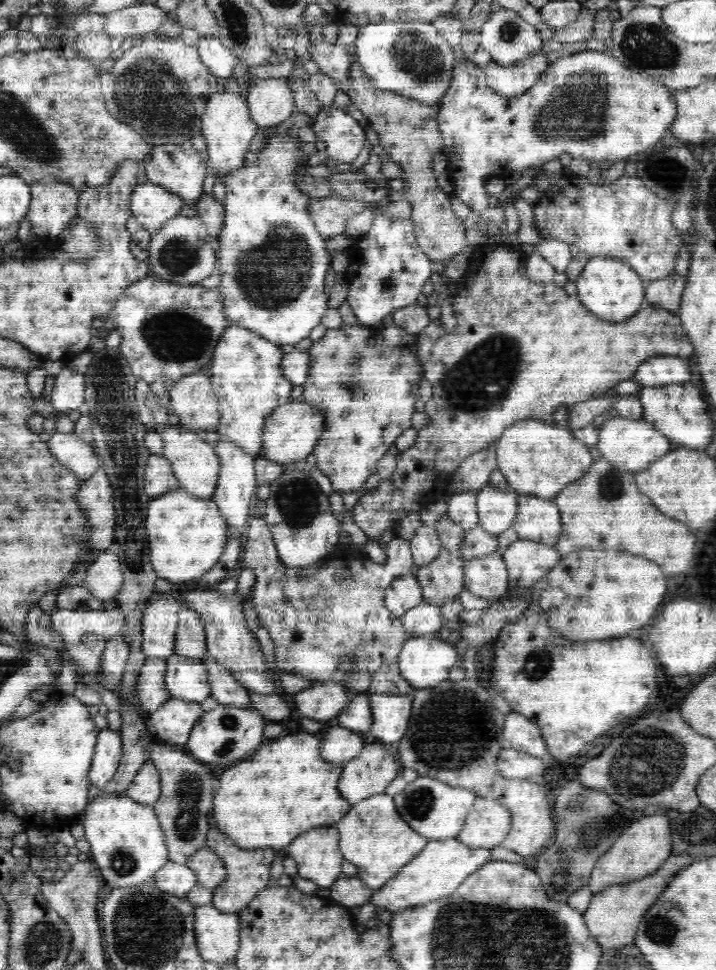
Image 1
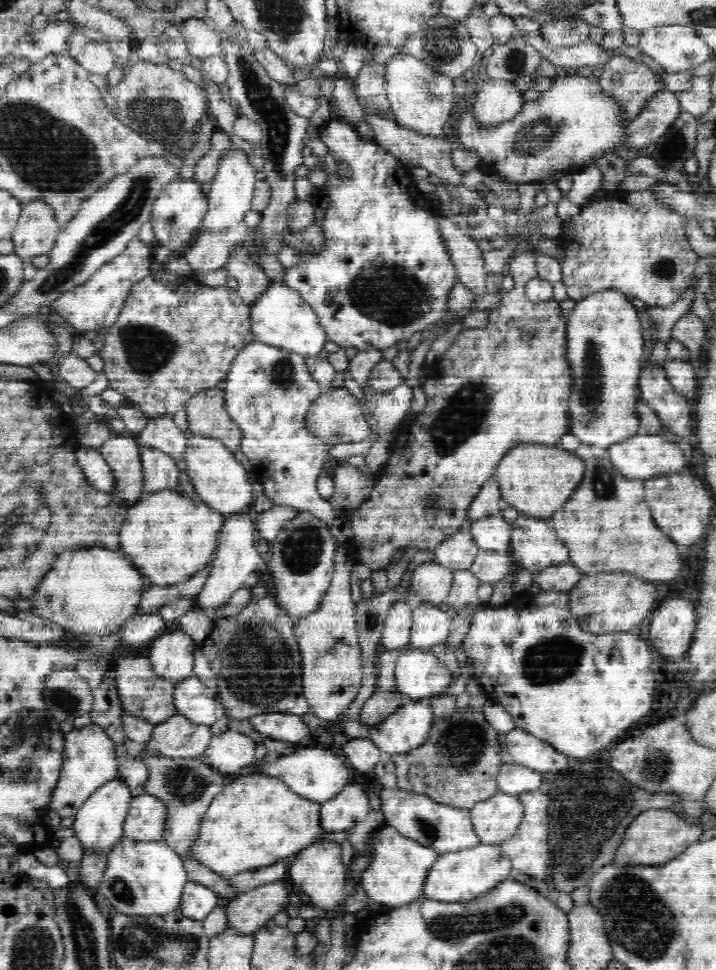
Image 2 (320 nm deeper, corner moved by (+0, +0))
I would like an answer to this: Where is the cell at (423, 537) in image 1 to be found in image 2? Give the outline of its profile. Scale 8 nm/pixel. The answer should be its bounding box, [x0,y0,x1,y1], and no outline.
[411,559,452,607]

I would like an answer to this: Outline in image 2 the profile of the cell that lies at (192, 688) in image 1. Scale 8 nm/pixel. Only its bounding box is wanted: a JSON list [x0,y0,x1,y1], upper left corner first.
[173,675,225,726]

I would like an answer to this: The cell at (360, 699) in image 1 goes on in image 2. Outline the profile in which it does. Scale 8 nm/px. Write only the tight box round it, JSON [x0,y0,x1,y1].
[340,738,381,776]

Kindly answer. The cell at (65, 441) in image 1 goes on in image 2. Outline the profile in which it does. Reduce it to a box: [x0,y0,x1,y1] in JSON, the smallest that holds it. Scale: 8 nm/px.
[77,444,113,494]

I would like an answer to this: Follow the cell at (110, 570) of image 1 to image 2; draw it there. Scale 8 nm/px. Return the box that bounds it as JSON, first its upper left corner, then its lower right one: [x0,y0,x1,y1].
[32,547,144,633]

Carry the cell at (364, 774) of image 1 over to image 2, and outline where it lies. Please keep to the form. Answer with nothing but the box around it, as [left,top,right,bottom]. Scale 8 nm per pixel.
[320,784,370,831]

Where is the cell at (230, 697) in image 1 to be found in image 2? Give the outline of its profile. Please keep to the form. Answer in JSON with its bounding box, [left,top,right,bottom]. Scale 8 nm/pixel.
[248,712,314,742]

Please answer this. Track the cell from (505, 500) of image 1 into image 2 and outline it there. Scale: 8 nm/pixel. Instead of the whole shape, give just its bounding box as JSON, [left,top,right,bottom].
[470,512,512,551]

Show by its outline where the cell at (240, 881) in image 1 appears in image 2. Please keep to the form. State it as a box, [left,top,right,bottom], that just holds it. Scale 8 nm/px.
[224,881,289,935]

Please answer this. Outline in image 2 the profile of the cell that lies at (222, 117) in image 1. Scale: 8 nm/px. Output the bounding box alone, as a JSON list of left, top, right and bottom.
[201,152,260,232]

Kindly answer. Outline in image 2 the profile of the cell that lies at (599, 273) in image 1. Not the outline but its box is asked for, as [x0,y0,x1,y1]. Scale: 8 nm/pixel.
[567,288,642,450]

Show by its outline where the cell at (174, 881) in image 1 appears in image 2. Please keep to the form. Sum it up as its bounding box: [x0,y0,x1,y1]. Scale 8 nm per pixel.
[180,881,222,923]

